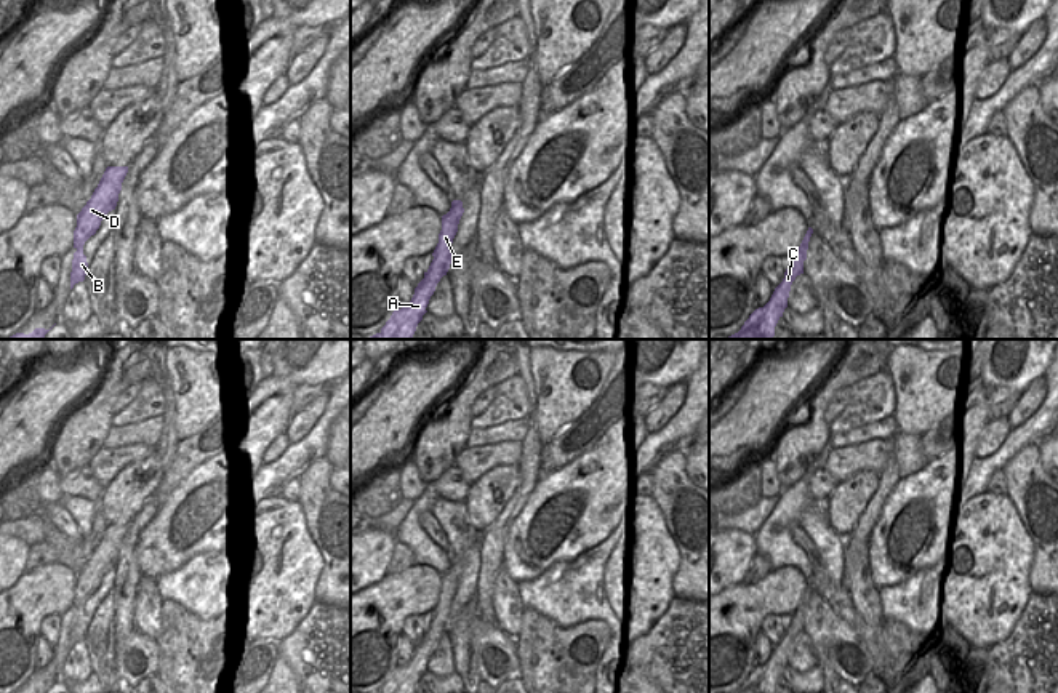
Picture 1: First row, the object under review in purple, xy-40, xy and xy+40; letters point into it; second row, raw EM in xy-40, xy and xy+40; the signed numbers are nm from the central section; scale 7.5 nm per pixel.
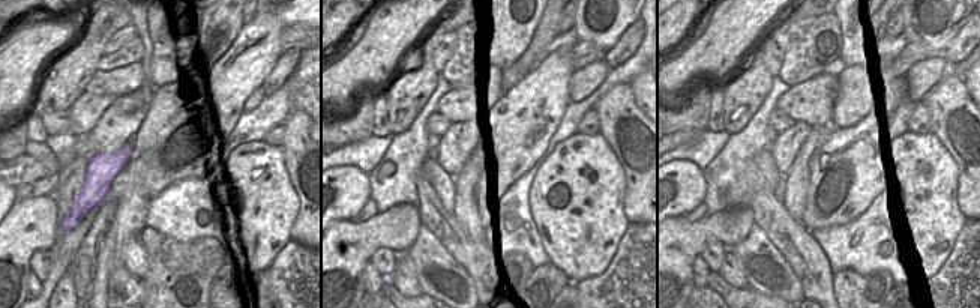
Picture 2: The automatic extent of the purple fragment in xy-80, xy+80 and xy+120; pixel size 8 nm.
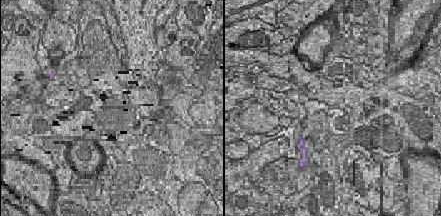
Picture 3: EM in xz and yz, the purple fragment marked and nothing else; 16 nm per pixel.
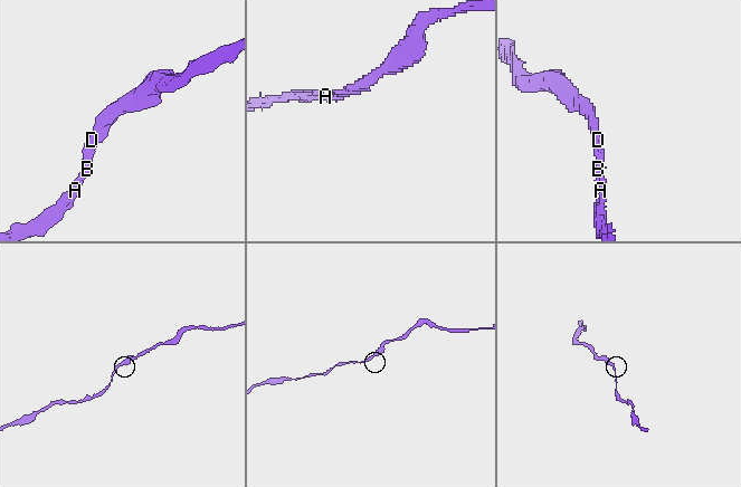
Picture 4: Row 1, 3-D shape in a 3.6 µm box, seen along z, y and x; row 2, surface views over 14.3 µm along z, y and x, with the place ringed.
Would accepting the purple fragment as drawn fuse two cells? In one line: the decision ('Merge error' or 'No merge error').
No merge error

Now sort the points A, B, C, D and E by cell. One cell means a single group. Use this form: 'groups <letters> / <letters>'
groups A B C D E

